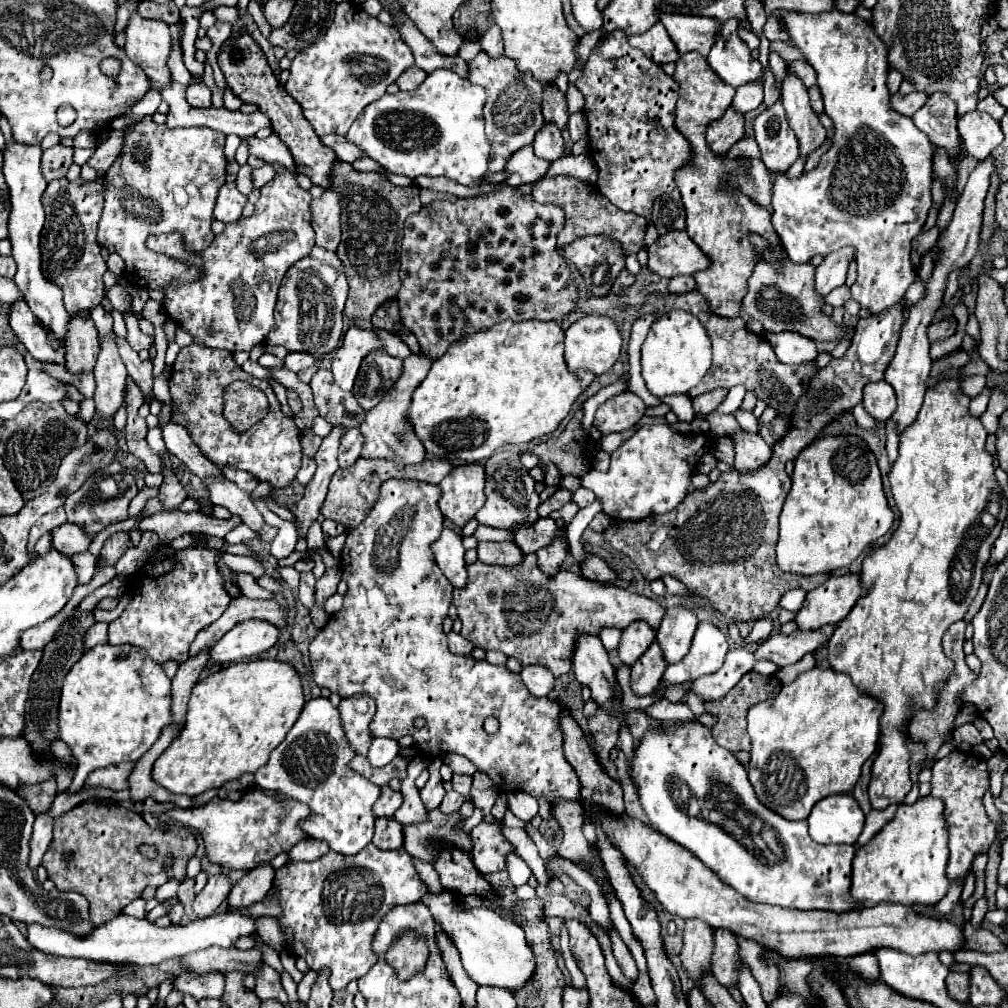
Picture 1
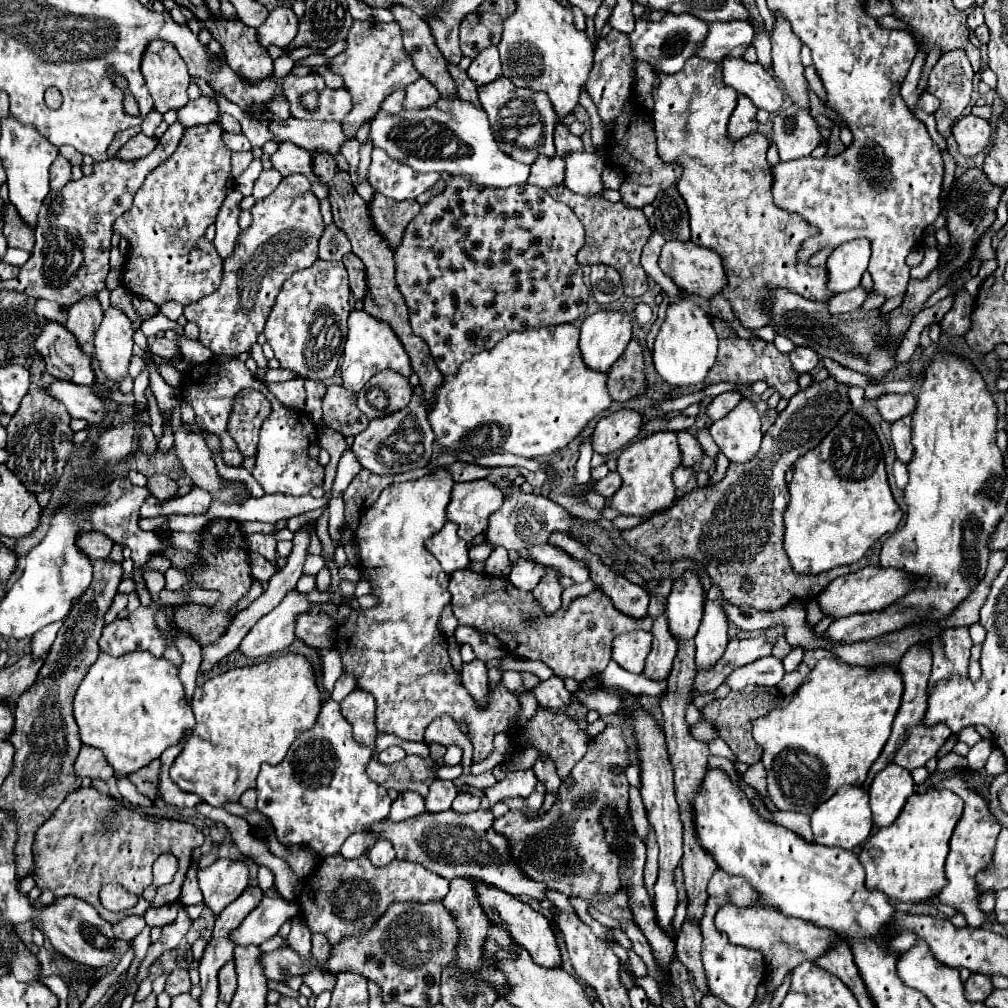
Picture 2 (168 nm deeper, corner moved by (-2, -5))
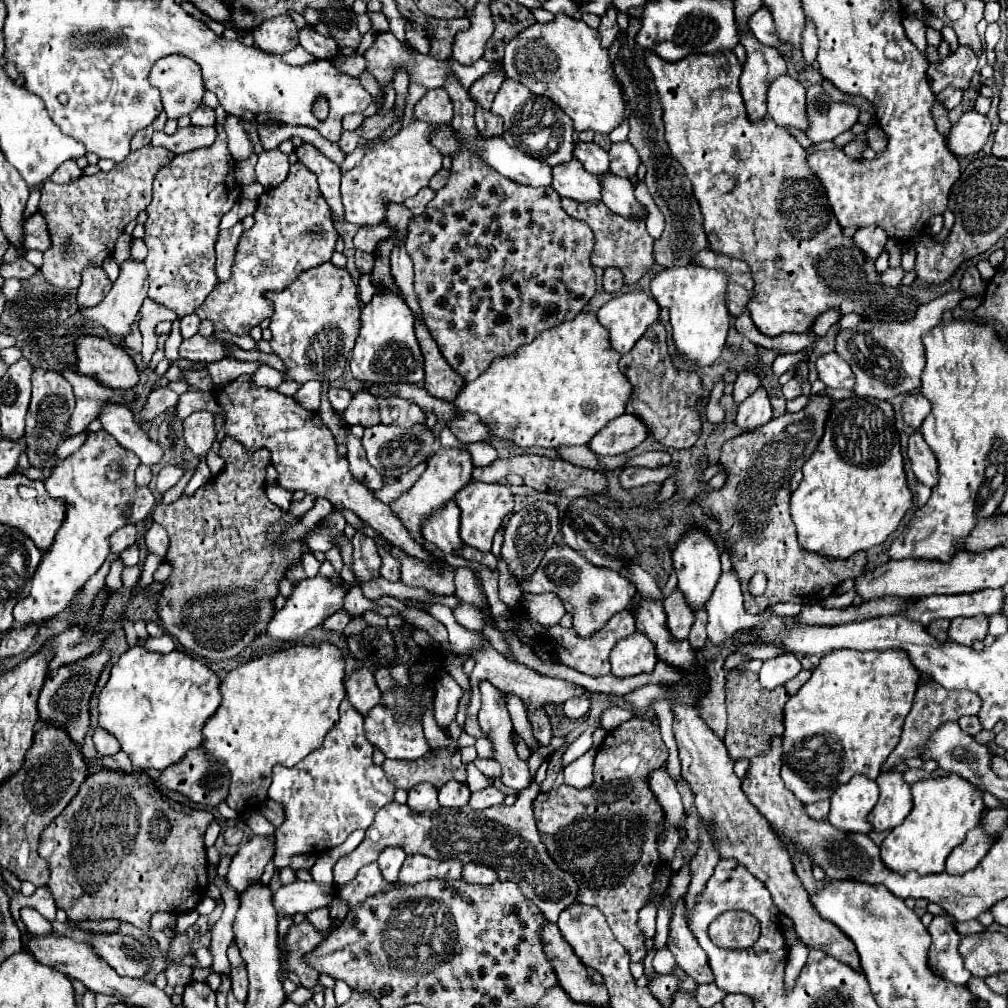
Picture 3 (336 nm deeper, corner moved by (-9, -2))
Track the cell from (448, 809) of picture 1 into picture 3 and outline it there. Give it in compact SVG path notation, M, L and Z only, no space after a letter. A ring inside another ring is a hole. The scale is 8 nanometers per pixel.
M489 786L481 792L473 792L471 800L469 800L469 806L475 808L475 810L483 810L483 808L489 808L489 806L495 806L495 804L503 804L503 798L505 798L503 792Z

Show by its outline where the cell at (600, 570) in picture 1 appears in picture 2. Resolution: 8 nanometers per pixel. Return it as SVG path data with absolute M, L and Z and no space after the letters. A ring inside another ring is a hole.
M556 533L552 535L552 539L548 541L560 549L564 549L566 553L570 553L572 557L584 561L592 573L592 581L596 581L604 593L610 595L614 607L632 617L632 619L644 619L648 615L648 603L650 603L650 595L644 587L630 583L628 579L624 579L620 573L616 573L612 567L606 567L600 563L600 557L590 553L582 543L570 539L564 533Z

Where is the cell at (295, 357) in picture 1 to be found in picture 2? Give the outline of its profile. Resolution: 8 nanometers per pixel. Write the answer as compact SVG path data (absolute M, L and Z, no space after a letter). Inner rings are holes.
M268 369L266 375L262 377L264 385L272 385L272 383L282 383L282 381L290 381L296 379L296 375L292 375L292 371L284 371L284 369Z

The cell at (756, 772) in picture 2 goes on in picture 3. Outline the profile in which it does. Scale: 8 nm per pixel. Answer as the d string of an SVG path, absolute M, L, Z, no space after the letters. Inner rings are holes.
M829 800L823 802L815 802L815 804L805 804L805 812L815 818L815 820L825 820L827 812L829 812Z

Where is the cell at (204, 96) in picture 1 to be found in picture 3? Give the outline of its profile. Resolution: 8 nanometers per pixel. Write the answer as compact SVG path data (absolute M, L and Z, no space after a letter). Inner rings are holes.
M201 104L195 112L191 112L191 124L195 124L195 126L215 126L215 110Z

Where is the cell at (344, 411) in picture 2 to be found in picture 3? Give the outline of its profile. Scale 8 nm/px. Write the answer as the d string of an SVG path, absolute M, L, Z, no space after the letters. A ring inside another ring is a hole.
M361 388L353 394L351 404L347 410L341 412L343 420L347 424L361 424L361 426L375 426L379 424L379 408L377 408L377 400L371 392L367 392L367 388Z

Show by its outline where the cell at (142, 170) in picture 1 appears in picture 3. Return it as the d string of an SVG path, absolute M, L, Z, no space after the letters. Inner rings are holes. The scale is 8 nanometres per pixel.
M221 124L215 126L219 132L219 140L211 144L211 148L199 148L199 152L187 152L183 156L175 156L173 162L161 168L153 182L153 200L147 206L145 220L145 236L143 242L149 250L145 258L145 268L149 272L149 298L175 310L179 318L195 312L211 290L219 284L215 276L215 240L219 232L219 222L225 212L229 212L235 202L241 198L241 188L235 180L235 160L227 150L227 136Z

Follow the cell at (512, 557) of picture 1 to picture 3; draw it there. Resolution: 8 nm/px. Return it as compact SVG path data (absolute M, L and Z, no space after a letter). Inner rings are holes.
M563 542L547 550L543 564L519 588L531 594L555 592L563 600L565 610L573 614L573 628L579 636L591 636L593 632L601 630L615 612L629 608L631 596L637 594L633 582L619 576L615 570L603 570L593 566Z

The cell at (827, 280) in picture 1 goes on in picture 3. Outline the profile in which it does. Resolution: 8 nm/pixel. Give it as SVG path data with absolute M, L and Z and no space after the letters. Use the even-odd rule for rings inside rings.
M869 226L869 228L859 228L853 236L855 246L865 254L867 262L875 262L879 258L879 254L885 250L885 242L887 242L887 234L877 228L877 226Z

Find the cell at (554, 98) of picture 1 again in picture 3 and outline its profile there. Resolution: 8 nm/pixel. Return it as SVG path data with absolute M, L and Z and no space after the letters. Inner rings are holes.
M579 142L579 144L575 144L573 158L579 160L583 164L583 168L587 168L587 172L591 172L591 174L599 176L599 174L609 172L609 156L595 142Z

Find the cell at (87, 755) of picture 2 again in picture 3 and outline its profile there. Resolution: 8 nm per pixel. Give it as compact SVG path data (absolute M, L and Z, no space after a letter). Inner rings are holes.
M97 728L93 732L93 744L97 748L97 754L99 756L111 756L111 754L117 754L121 748L119 748L119 742L115 736L111 736L107 730L103 728Z

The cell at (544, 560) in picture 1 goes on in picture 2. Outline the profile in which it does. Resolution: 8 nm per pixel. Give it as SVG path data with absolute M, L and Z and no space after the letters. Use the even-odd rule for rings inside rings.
M546 567L546 577L538 583L538 587L532 591L536 603L544 609L546 615L552 615L560 609L560 595L562 587L558 583L558 571L554 567Z

